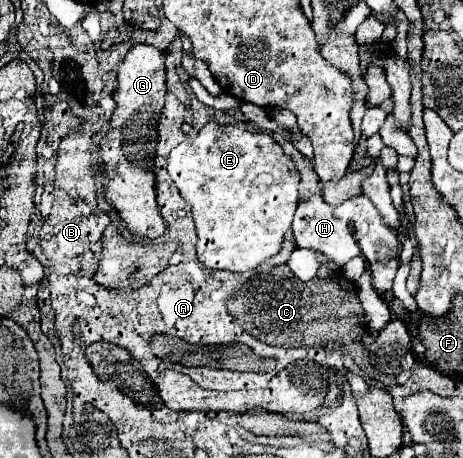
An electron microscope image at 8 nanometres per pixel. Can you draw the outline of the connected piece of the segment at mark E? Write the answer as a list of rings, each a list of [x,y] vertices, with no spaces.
[[[209,121],[195,135],[181,141],[167,159],[167,171],[181,191],[183,199],[191,205],[193,221],[197,225],[197,257],[209,269],[227,269],[243,273],[259,267],[265,259],[275,257],[281,249],[285,233],[299,203],[299,171],[281,145],[263,133],[251,133],[237,125],[221,125]]]

